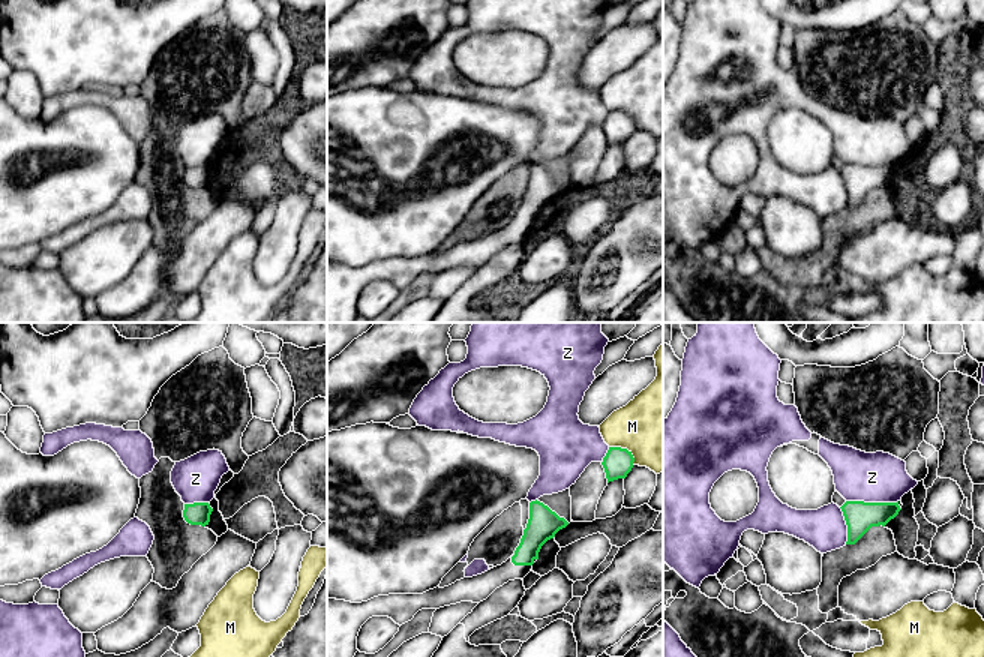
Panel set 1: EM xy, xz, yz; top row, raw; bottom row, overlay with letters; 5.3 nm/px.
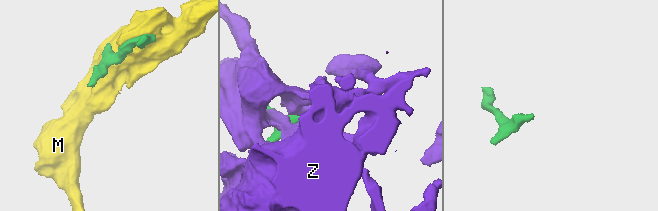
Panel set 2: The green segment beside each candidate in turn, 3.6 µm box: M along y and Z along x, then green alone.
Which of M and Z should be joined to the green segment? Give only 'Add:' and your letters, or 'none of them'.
Add: none of them

